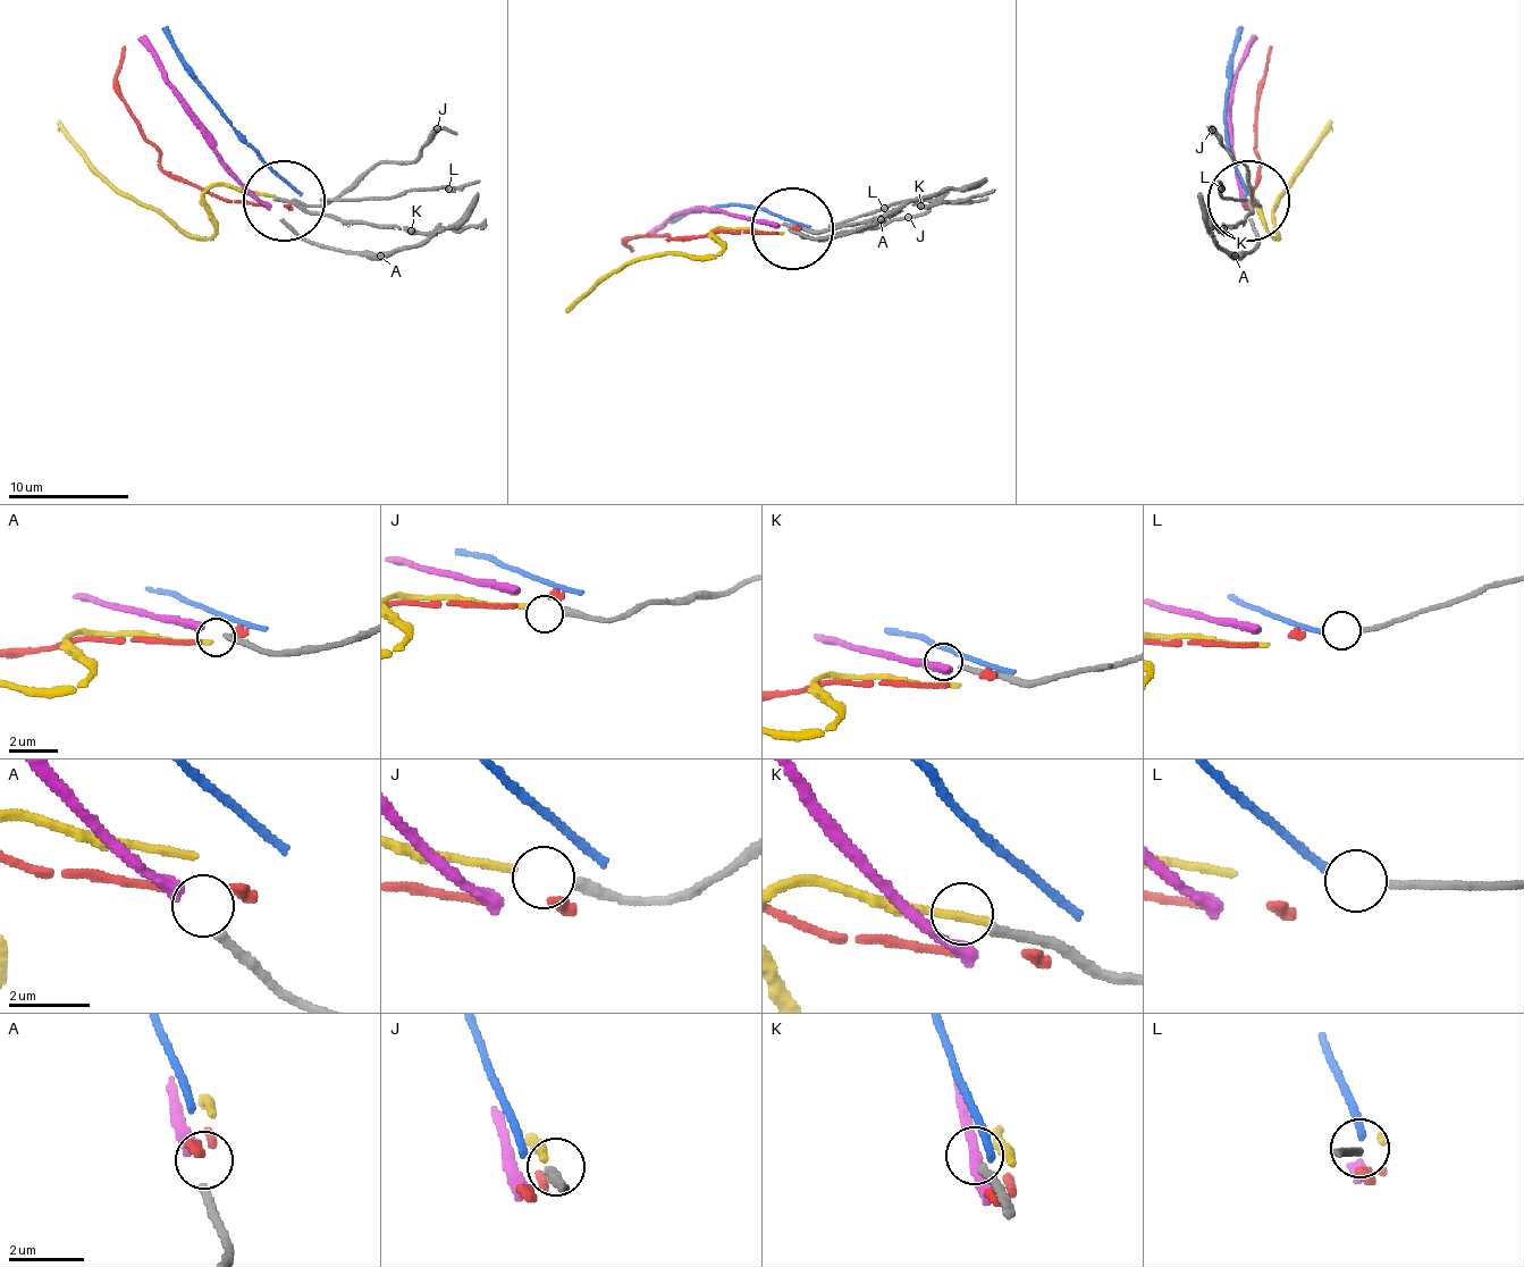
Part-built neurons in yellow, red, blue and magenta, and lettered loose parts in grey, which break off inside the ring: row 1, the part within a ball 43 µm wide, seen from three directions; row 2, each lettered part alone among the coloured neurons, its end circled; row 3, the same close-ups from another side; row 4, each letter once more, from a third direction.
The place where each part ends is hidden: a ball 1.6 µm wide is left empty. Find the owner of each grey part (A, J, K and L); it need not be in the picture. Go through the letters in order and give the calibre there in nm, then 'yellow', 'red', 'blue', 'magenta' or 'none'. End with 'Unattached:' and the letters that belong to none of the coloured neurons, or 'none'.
A: 200 nm | magenta
J: 300 nm | yellow
K: 240 nm | none
L: 200 nm | blue
Unattached: K

